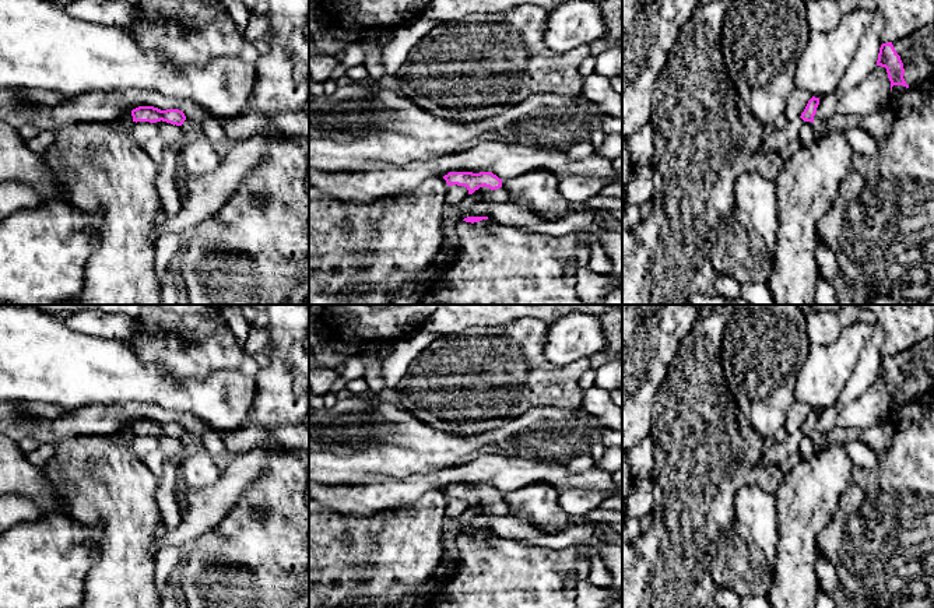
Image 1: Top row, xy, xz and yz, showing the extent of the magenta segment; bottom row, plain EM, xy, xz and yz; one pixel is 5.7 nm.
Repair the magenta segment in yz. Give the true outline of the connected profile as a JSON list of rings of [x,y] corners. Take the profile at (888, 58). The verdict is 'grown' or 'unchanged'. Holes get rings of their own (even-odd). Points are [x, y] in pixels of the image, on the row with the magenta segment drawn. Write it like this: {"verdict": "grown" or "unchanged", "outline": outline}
{"verdict": "grown", "outline": [[[934,20],[903,39],[882,43],[877,66],[886,68],[891,91],[893,85],[912,88],[931,78],[934,75]]]}

